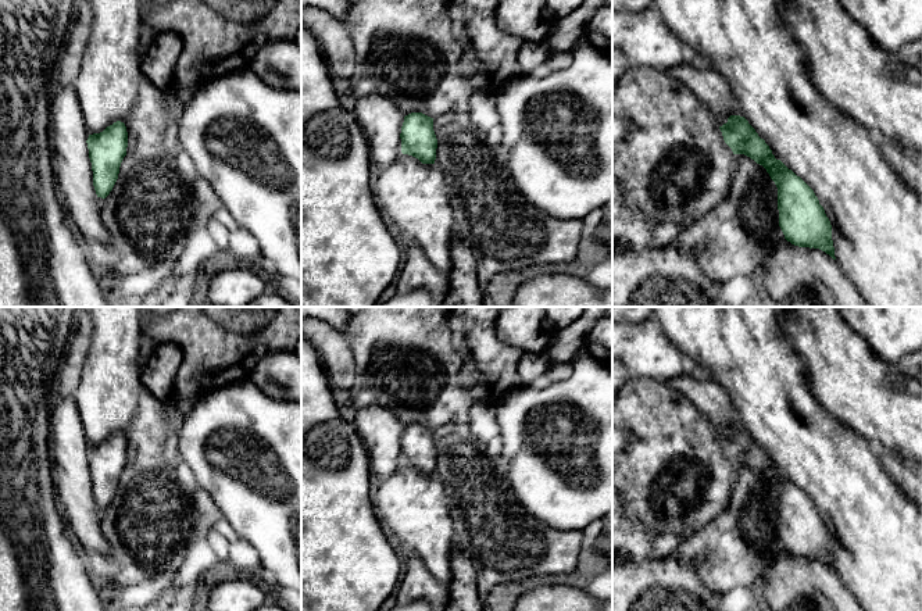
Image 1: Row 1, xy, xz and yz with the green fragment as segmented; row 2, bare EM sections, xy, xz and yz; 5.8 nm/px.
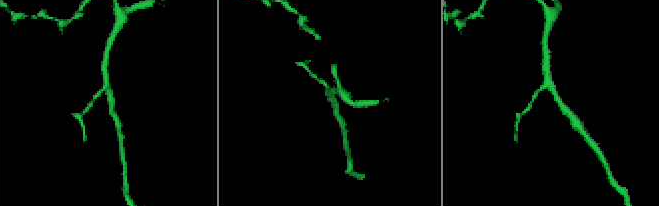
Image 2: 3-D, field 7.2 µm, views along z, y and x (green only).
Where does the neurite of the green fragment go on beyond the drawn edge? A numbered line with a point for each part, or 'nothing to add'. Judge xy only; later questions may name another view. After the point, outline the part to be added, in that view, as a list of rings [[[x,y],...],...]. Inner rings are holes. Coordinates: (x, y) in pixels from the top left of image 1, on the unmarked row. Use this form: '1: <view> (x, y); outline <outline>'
1: xy (107, 396); outline [[[89,307],[93,325],[90,347],[74,394],[89,446],[100,444],[117,432],[126,433],[143,387],[140,374],[143,307]]]

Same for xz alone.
1: xz (414, 508); outline [[[403,465],[387,479],[375,482],[374,507],[389,535],[403,553],[415,553],[430,575],[446,589],[451,580],[450,557],[454,547],[454,528],[446,487],[436,475],[422,475]]]

